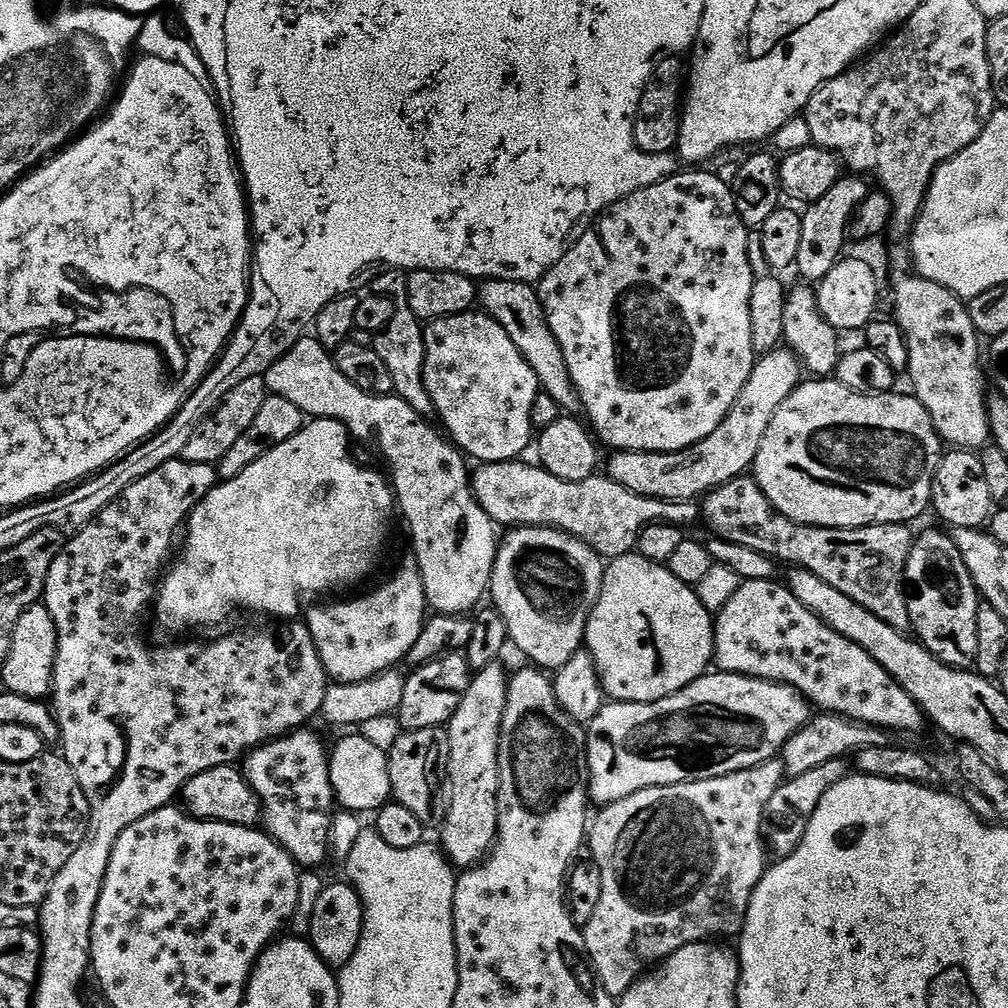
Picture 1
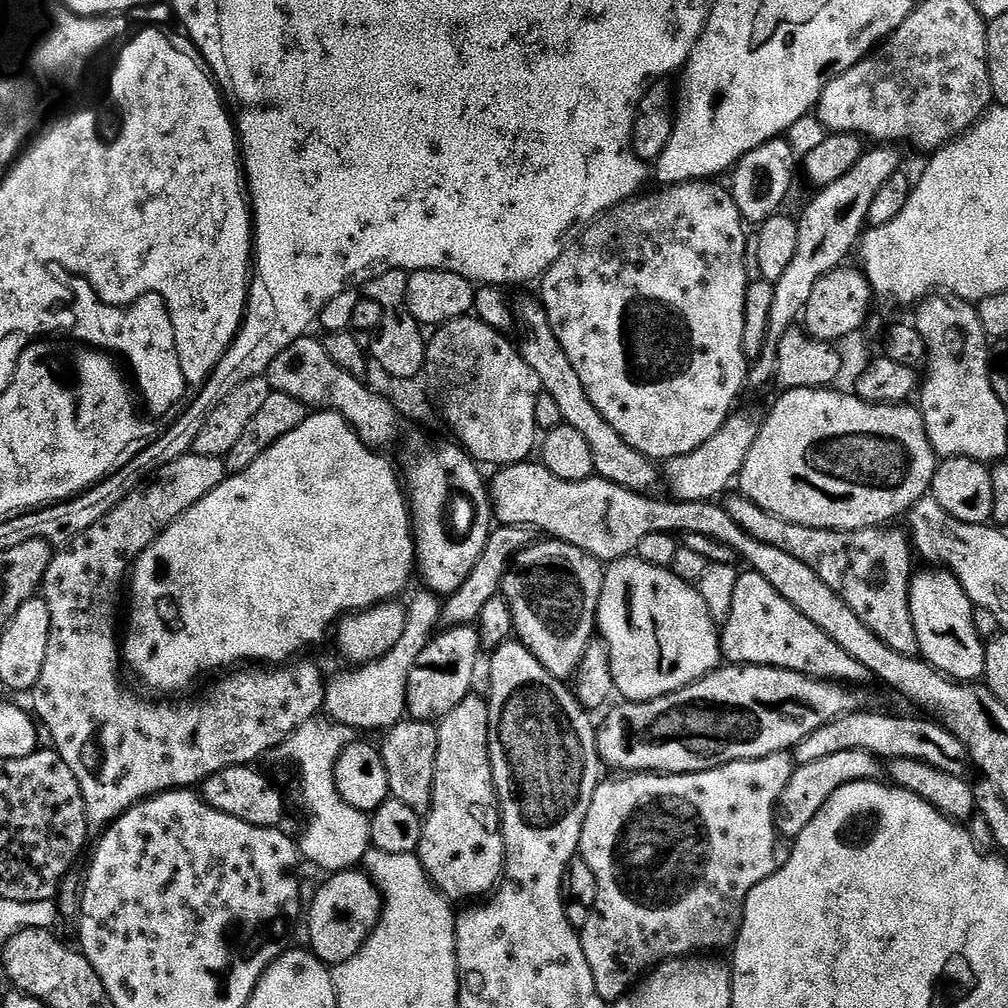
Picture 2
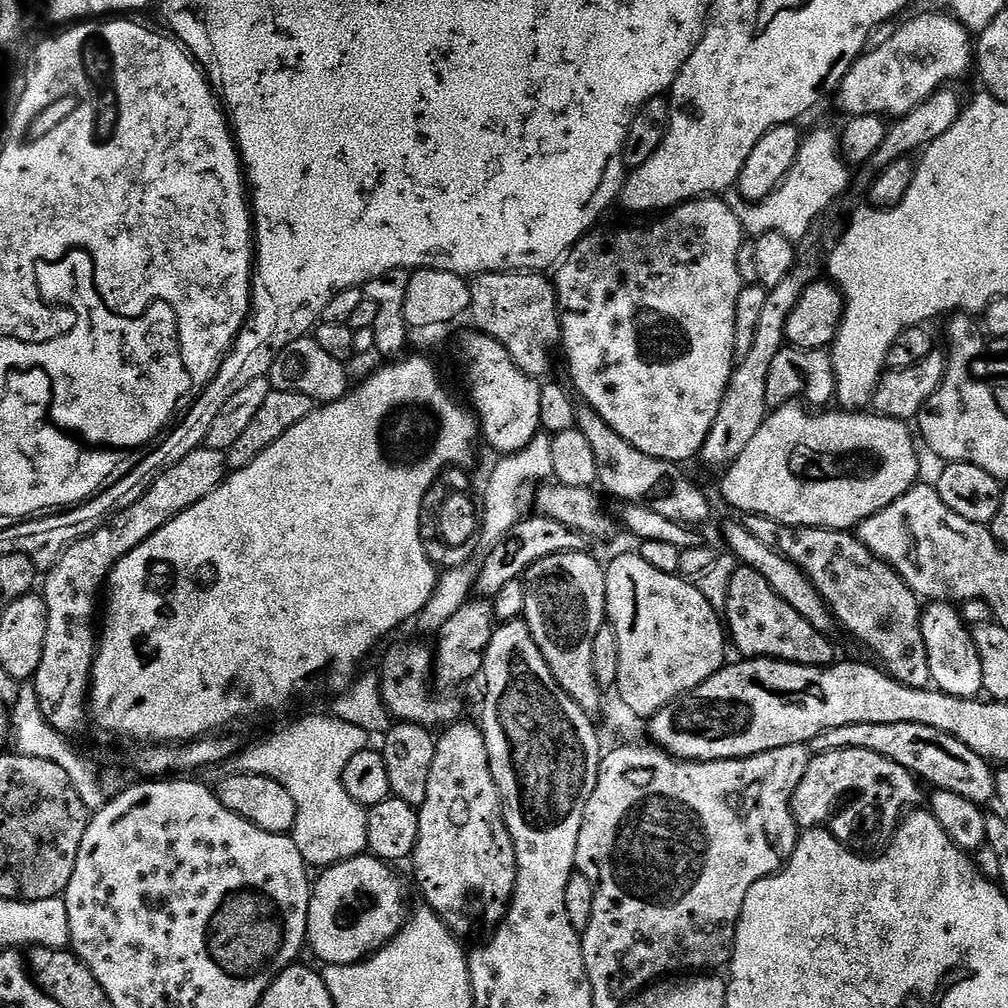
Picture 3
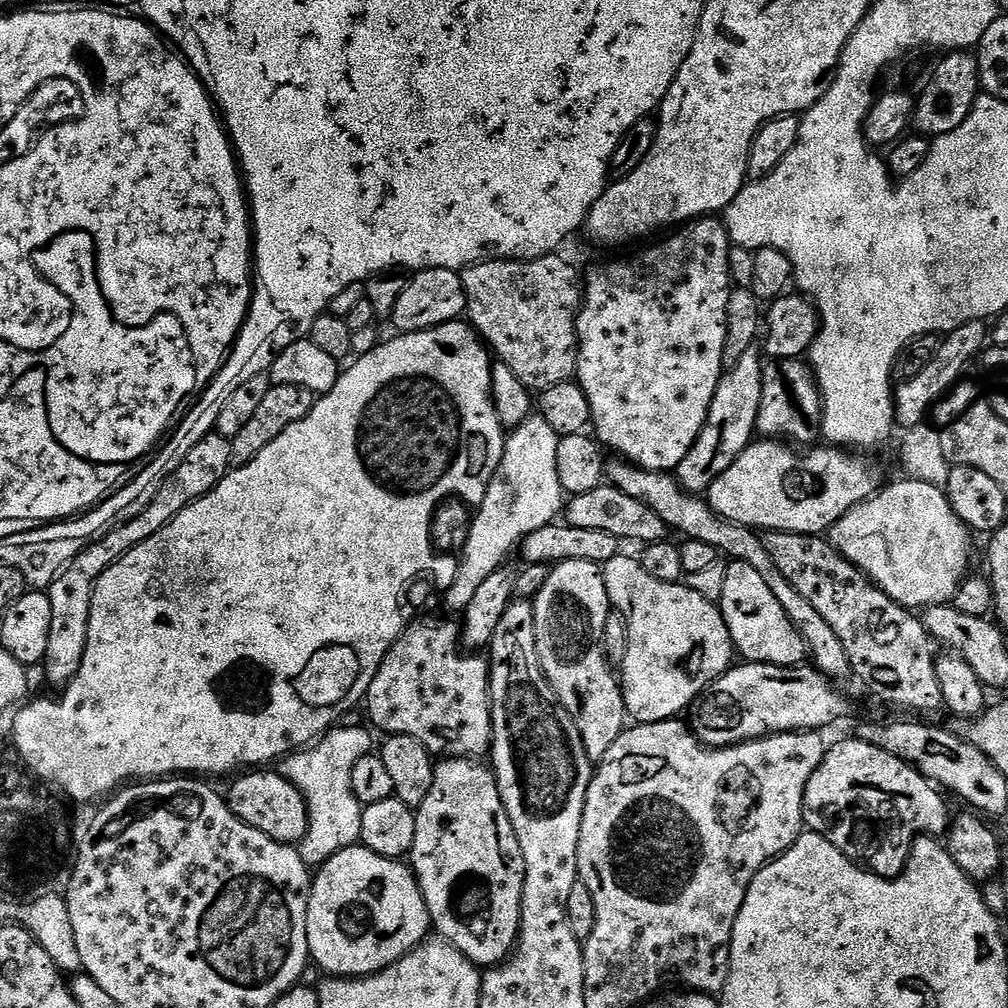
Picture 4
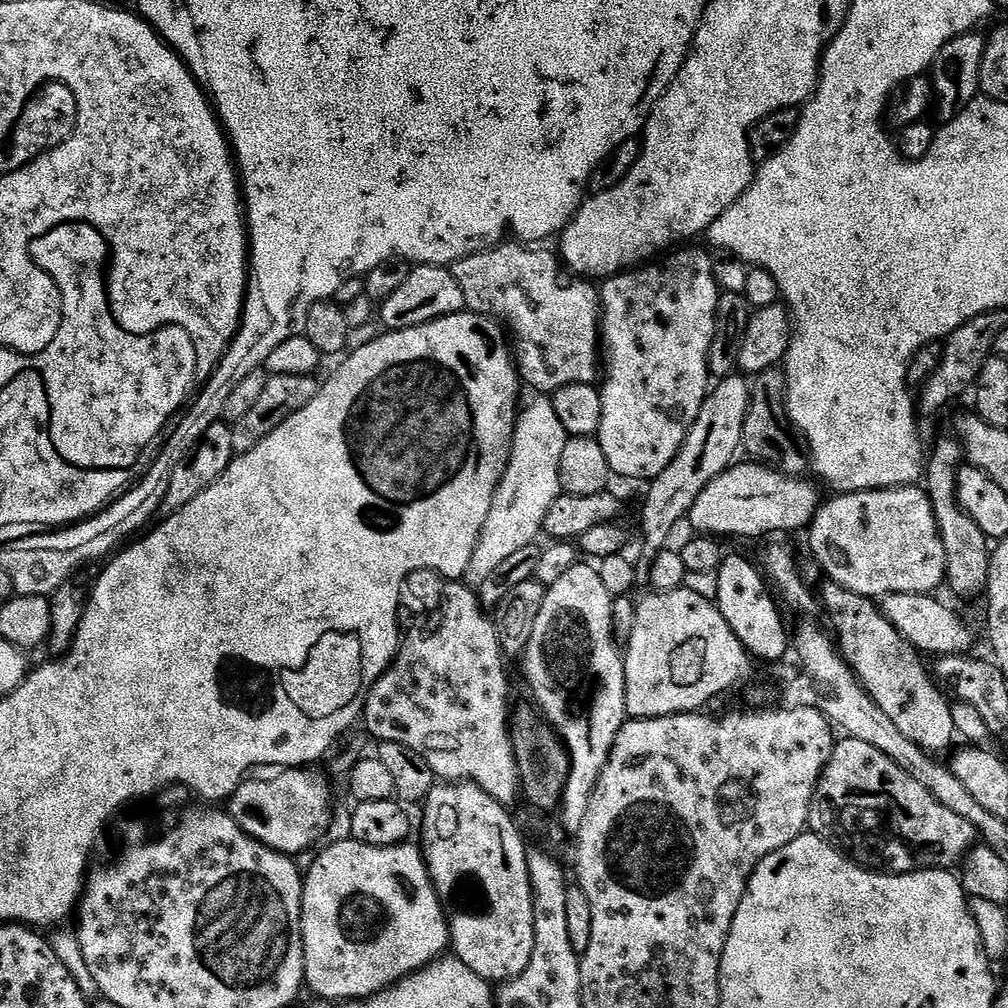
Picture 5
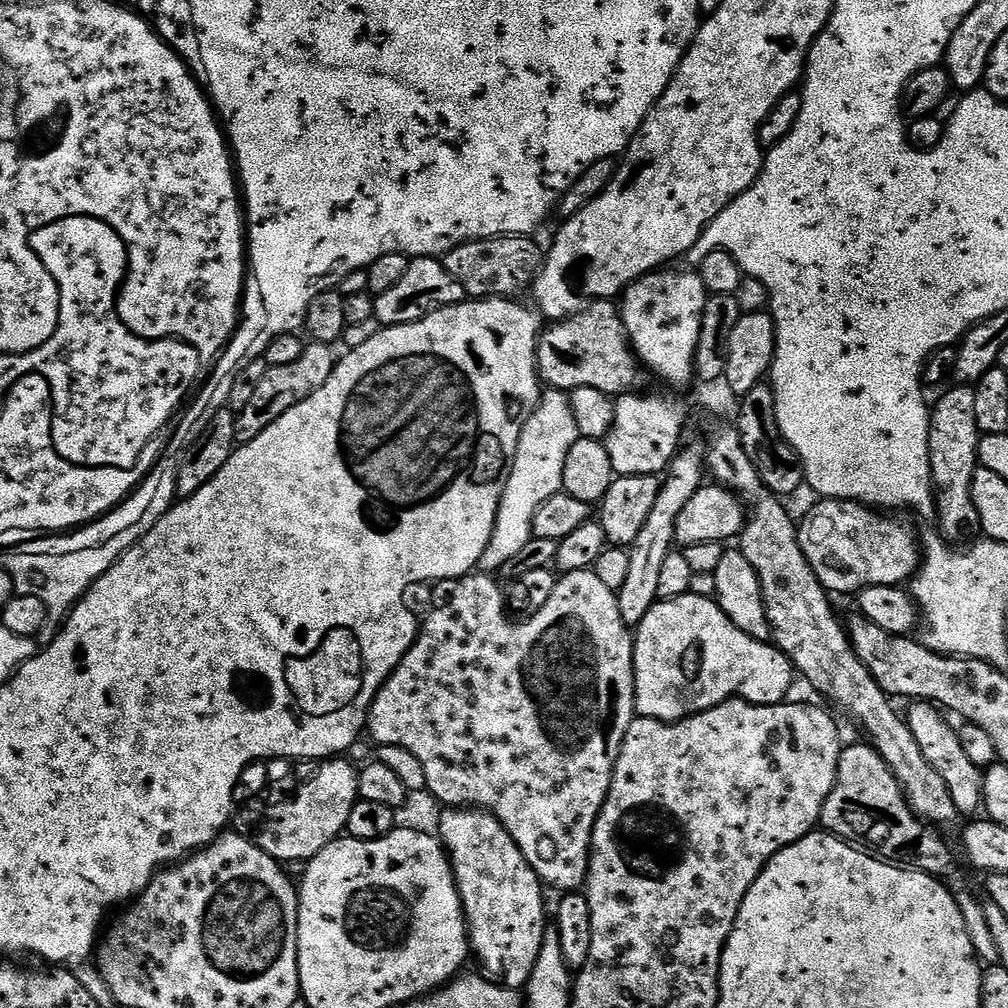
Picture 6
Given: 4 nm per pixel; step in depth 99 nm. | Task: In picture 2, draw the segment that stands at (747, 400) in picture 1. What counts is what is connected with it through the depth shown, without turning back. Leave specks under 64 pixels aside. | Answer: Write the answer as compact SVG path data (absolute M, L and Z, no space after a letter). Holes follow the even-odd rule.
M733 411L728 421L718 430L718 434L698 446L698 450L663 461L662 480L664 484L668 483L668 488L672 491L669 493L675 499L686 502L715 501L729 491L727 488L731 484L733 487L737 483L746 462L746 454L750 454L750 446L754 446L754 438L758 438L761 426L759 419L755 420L750 413L740 411Z

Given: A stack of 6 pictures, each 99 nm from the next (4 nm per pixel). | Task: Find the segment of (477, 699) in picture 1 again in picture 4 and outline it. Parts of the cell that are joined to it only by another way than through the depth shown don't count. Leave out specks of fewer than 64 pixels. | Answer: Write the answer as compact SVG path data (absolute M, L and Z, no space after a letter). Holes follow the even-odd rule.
M444 758L434 767L434 782L430 782L430 794L426 794L426 802L415 809L416 833L414 834L414 846L410 853L410 867L418 886L424 895L424 901L428 907L428 913L432 919L432 927L435 935L441 940L454 945L469 962L481 970L495 968L497 964L504 963L512 955L516 940L520 937L520 919L522 918L522 894L524 893L524 859L522 858L522 846L516 837L514 826L506 814L506 806L500 797L500 791L496 785L496 774L491 767L480 765L476 758Z

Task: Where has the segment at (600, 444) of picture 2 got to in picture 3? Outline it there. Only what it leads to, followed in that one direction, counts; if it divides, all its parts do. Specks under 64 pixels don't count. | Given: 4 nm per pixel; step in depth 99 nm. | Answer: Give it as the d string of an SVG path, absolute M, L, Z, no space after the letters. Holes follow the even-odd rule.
M587 406L581 407L577 411L575 428L589 440L590 447L594 449L594 459L598 466L598 484L605 493L608 491L610 495L617 496L624 504L645 503L656 514L665 515L666 518L680 524L701 526L700 524L709 518L710 504L705 494L684 474L681 465L675 461L651 458L642 450L630 446L630 442L626 442L626 438L622 438L622 434L618 434L618 430L614 430L614 426L610 426L594 409Z

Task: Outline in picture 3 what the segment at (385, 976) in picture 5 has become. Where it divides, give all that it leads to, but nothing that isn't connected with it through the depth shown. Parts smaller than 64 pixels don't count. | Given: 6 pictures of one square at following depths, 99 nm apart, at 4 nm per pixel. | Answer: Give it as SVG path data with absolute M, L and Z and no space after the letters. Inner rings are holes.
M371 854L352 857L341 864L327 867L315 877L308 911L307 947L318 959L329 964L357 964L366 960L378 949L385 948L400 933L400 928L409 915L410 908L404 905L404 888L400 880L391 872L385 861Z

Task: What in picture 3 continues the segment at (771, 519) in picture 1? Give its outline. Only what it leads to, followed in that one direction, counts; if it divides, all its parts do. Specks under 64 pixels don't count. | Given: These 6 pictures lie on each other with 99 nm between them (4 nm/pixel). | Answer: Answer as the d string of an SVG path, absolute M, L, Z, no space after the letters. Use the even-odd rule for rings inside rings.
M745 515L742 522L750 530L750 534L754 534L754 538L759 538L765 546L770 546L770 550L782 554L808 575L818 594L822 594L822 598L828 604L833 621L839 627L841 624L858 643L865 644L877 656L875 659L883 671L911 688L929 687L930 662L920 625L922 601L912 593L906 581L887 562L879 560L864 545L859 535L838 528L792 528L788 524L779 524L765 516Z

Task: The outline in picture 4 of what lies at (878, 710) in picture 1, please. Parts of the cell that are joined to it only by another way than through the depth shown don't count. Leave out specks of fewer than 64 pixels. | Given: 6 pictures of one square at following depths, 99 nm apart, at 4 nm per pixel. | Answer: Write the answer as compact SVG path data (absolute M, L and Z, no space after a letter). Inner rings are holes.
M735 559L728 564L718 607L726 622L733 649L739 655L741 652L745 661L773 664L779 668L795 668L809 659L808 644L794 626L794 622L790 622L786 610L782 610L778 598L774 598L774 590L766 586L762 574L758 574L754 566Z

